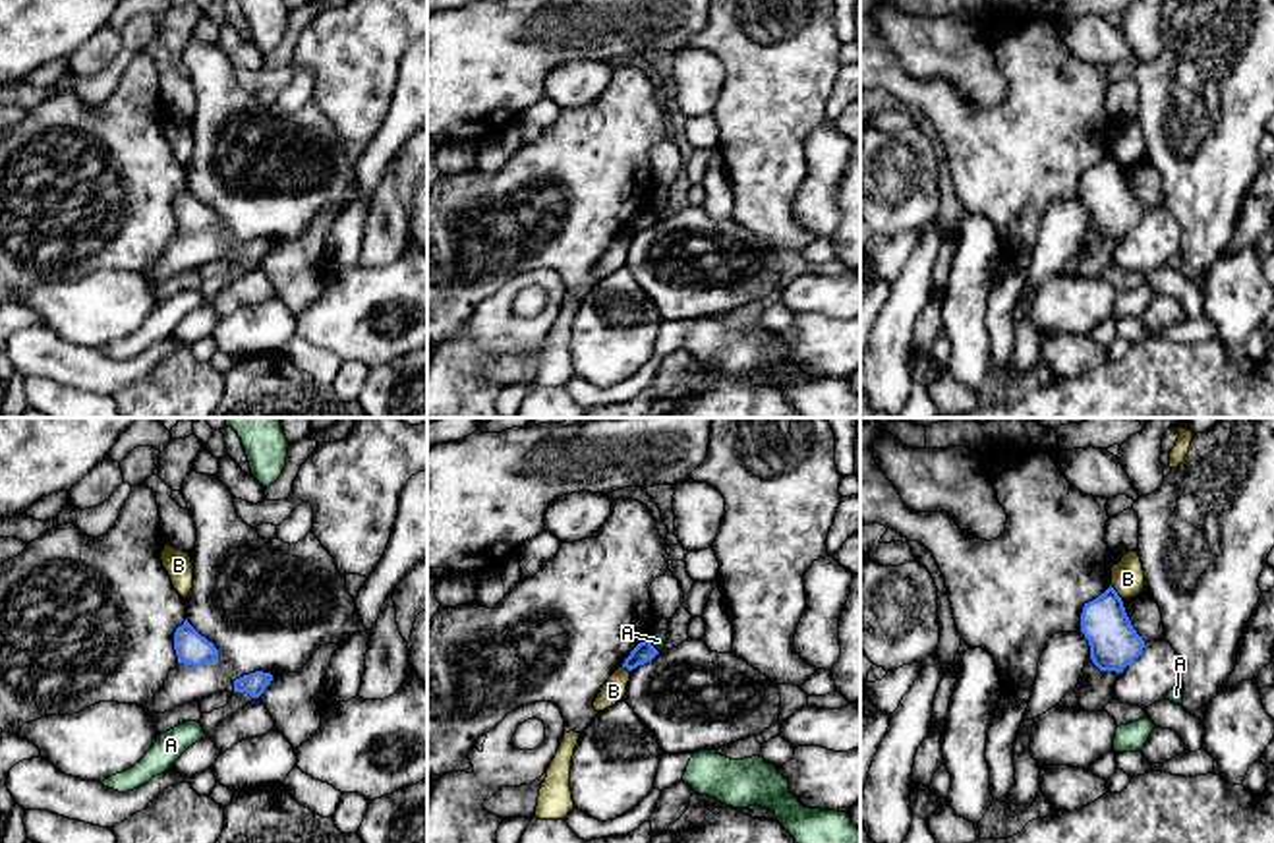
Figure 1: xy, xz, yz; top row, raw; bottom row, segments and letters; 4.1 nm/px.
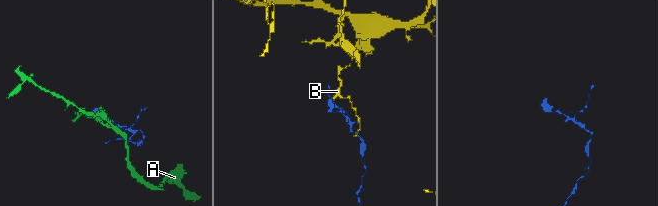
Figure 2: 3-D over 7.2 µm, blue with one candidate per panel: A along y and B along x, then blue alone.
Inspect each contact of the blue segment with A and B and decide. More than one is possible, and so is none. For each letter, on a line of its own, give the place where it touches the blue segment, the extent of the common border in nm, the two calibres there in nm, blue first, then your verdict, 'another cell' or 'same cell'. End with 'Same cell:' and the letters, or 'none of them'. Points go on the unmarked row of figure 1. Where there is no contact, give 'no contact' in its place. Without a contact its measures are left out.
A: xz (652, 213) | 80 nm | 90/70 nm | another cell
B: yz (1116, 159) | 70 nm | 200/140 nm | another cell
Same cell: none of them

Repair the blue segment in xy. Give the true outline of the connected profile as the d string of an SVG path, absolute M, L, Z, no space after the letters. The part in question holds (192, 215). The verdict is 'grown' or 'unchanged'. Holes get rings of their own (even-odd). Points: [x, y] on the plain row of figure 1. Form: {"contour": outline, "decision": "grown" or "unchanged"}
{"contour": "M188 186L174 199L174 217L178 230L191 234L201 234L218 226L215 211L201 203Z", "decision": "unchanged"}

